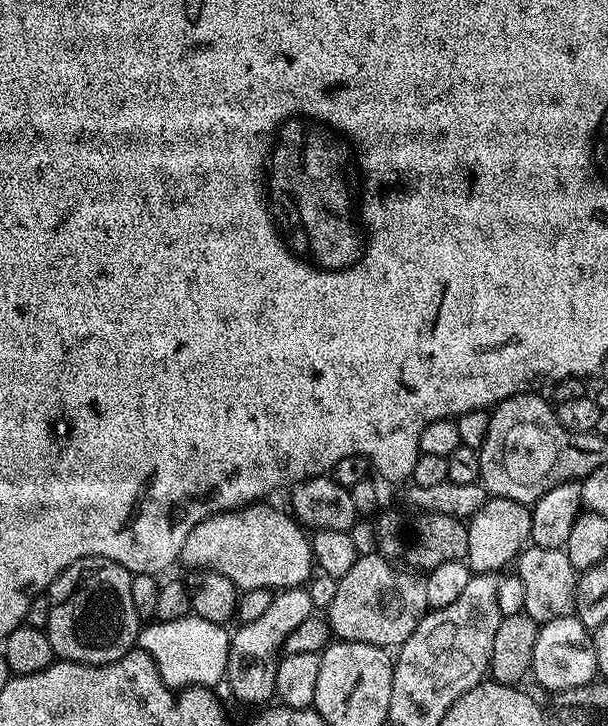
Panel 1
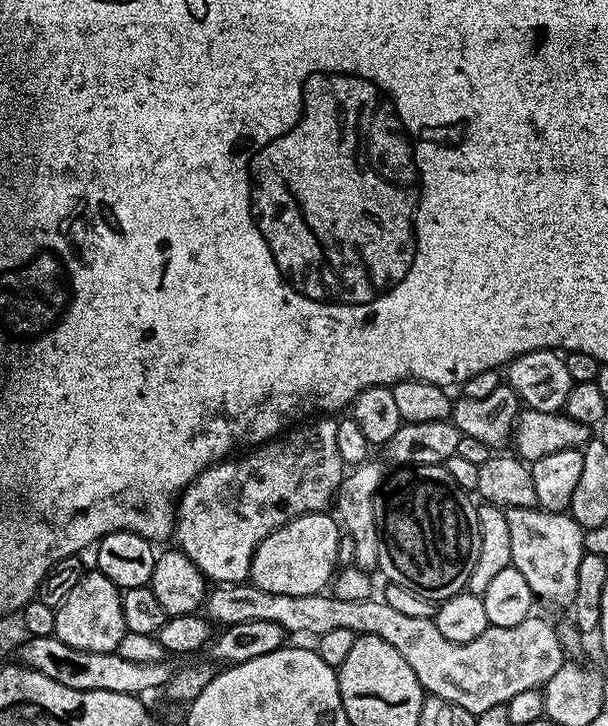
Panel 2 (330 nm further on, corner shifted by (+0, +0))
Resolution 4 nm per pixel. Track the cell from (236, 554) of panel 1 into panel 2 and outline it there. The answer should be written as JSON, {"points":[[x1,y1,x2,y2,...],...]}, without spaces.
{"points":[[311,512,283,524,262,540,252,559,250,582,270,594,305,596,323,593,331,585,338,568,341,525,335,515]]}

